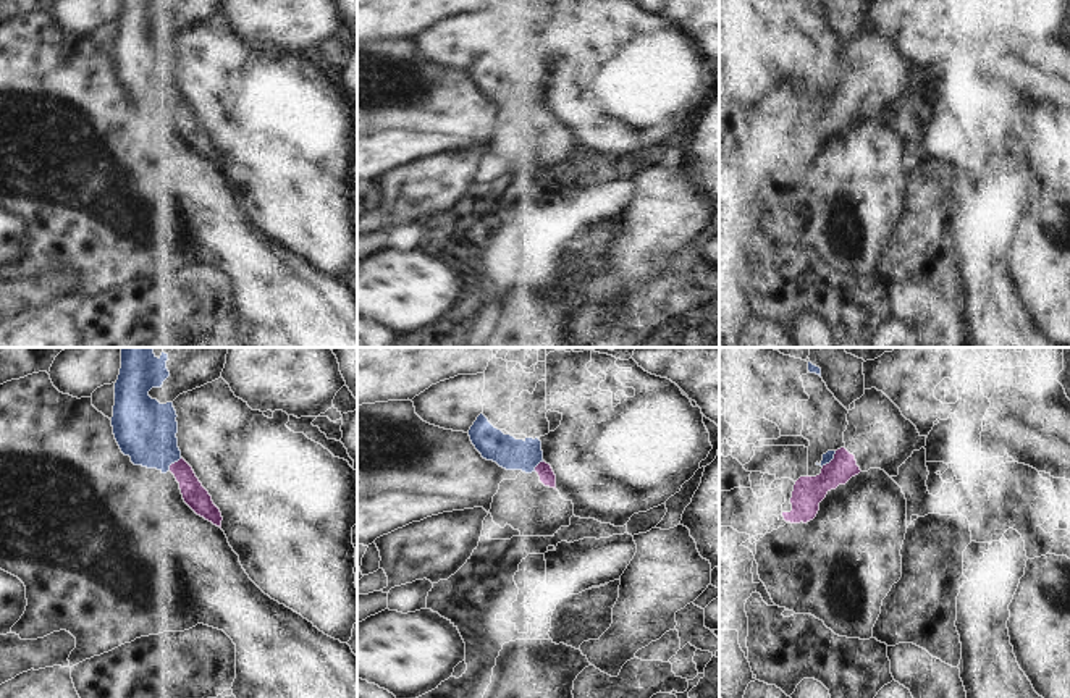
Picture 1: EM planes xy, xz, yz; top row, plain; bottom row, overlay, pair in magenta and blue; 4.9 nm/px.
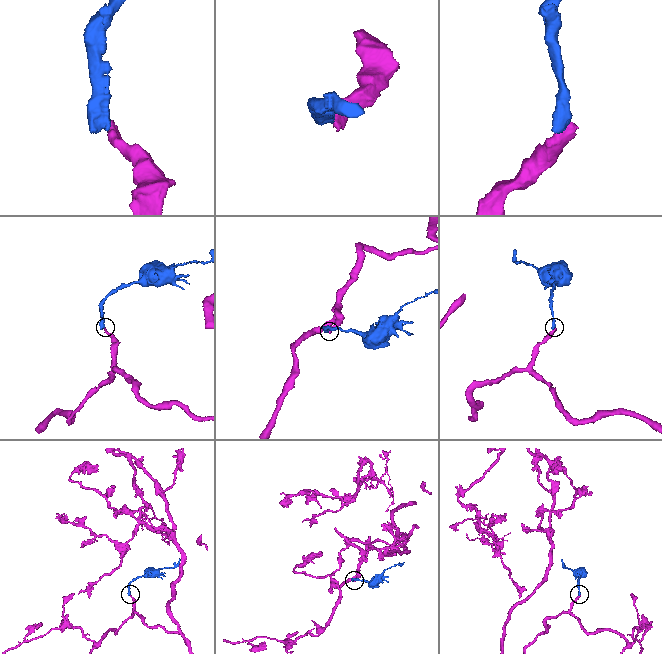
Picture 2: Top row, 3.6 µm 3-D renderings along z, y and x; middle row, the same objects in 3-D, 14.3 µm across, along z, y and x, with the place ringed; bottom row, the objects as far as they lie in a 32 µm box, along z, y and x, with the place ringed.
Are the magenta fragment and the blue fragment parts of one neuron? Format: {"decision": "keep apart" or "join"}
{"decision": "keep apart"}

